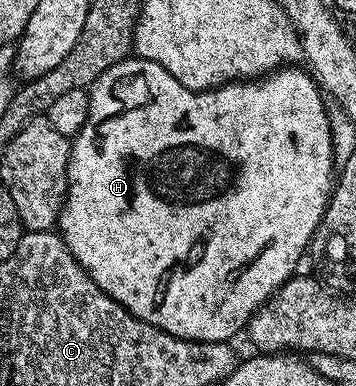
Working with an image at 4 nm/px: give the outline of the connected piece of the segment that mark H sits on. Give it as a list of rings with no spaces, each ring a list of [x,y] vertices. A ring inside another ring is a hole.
[[[126,58],[120,60],[116,68],[109,68],[104,72],[88,89],[89,113],[87,114],[87,122],[83,122],[83,126],[78,130],[69,150],[69,188],[65,192],[65,206],[61,209],[59,235],[68,244],[71,254],[79,262],[79,266],[83,266],[83,270],[87,270],[87,274],[93,277],[93,280],[99,286],[99,290],[103,290],[112,300],[119,302],[132,316],[139,316],[143,322],[156,324],[158,328],[165,332],[171,332],[184,340],[223,344],[232,341],[234,339],[232,336],[236,332],[244,333],[249,319],[298,271],[297,263],[300,262],[301,255],[308,250],[309,244],[311,248],[317,234],[317,227],[321,225],[321,219],[325,217],[325,207],[329,204],[329,193],[333,191],[335,183],[335,161],[333,158],[333,131],[329,125],[331,112],[330,109],[325,109],[326,97],[323,95],[318,81],[304,67],[302,67],[303,69],[293,67],[297,66],[282,66],[260,78],[234,80],[222,84],[220,88],[206,88],[200,92],[192,92],[187,86],[183,86],[183,82],[176,80],[174,76],[166,76],[163,66],[159,66],[150,60]]]

